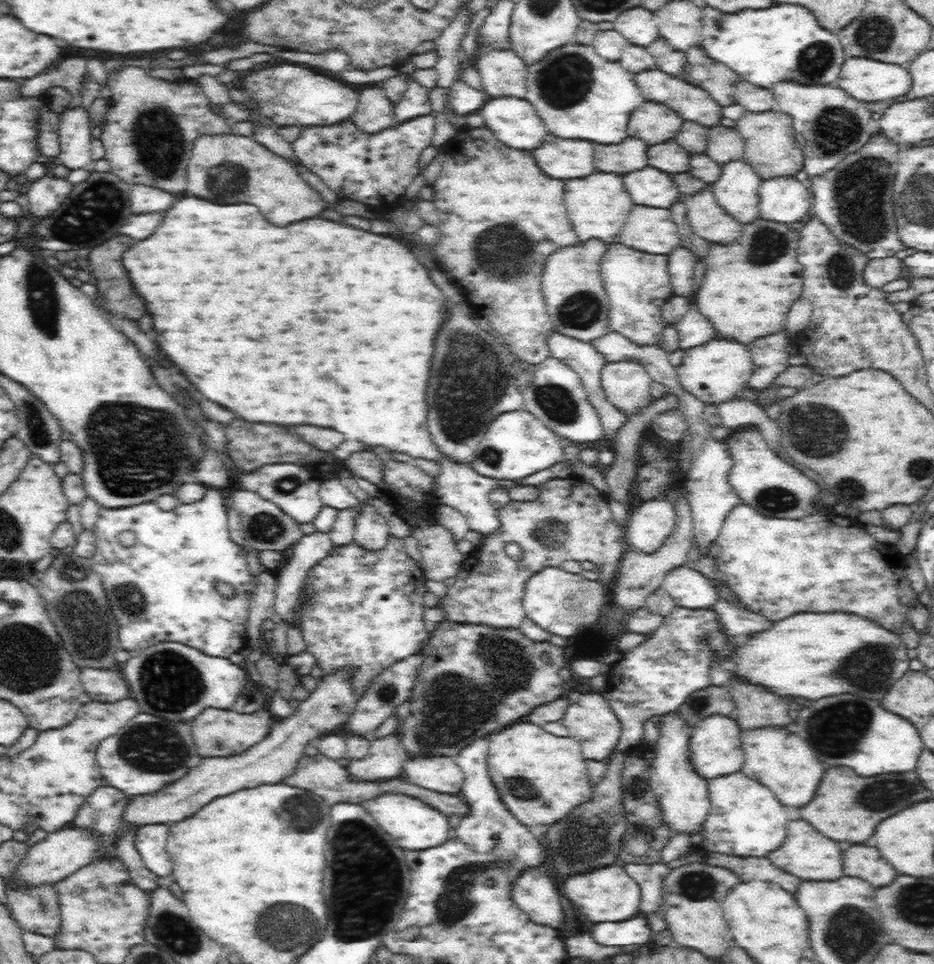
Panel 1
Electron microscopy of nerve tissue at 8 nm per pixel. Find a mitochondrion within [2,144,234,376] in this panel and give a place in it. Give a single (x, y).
(89, 214)

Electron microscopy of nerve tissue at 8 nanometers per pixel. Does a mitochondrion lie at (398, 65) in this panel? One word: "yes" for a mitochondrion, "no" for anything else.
no

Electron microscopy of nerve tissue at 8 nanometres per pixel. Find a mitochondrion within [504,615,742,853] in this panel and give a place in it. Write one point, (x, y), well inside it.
(700, 704)

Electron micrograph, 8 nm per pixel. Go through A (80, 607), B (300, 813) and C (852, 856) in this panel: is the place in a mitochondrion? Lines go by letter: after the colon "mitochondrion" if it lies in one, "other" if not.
A: mitochondrion
B: mitochondrion
C: other

